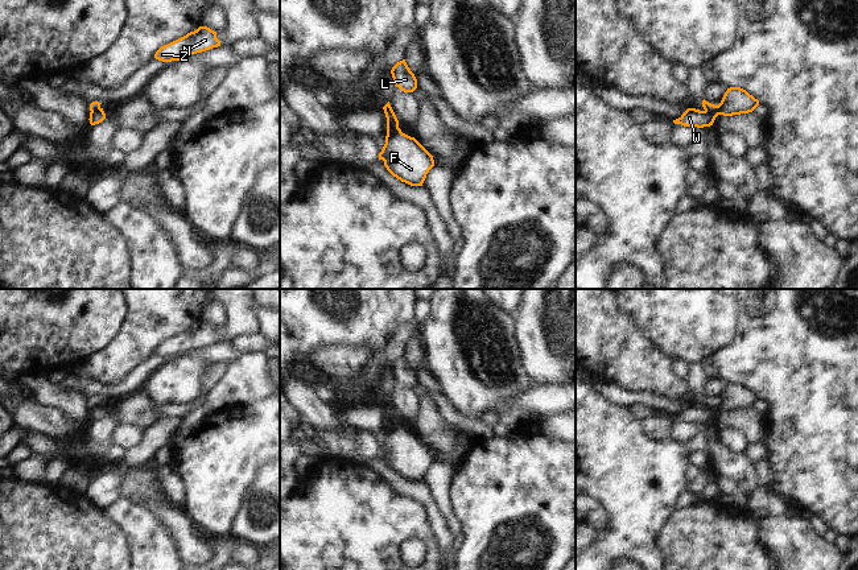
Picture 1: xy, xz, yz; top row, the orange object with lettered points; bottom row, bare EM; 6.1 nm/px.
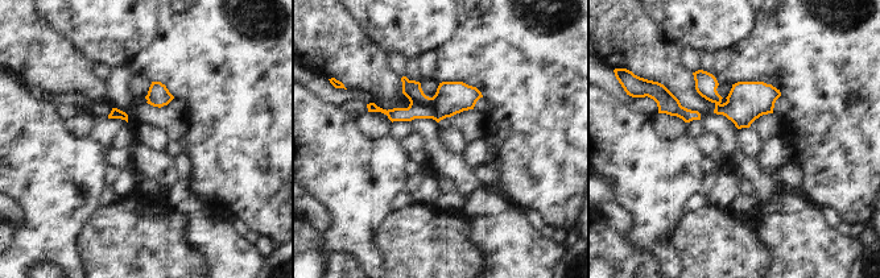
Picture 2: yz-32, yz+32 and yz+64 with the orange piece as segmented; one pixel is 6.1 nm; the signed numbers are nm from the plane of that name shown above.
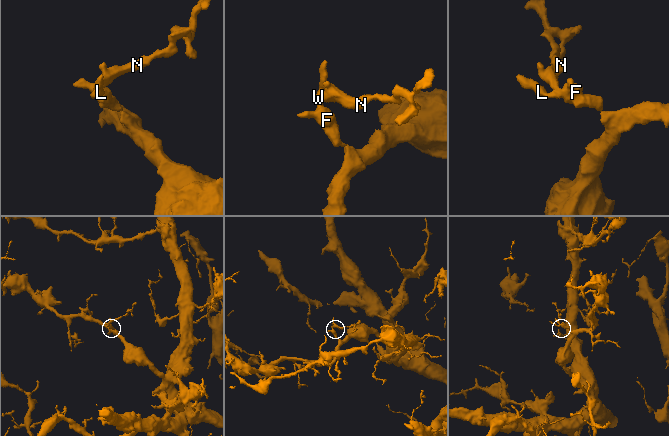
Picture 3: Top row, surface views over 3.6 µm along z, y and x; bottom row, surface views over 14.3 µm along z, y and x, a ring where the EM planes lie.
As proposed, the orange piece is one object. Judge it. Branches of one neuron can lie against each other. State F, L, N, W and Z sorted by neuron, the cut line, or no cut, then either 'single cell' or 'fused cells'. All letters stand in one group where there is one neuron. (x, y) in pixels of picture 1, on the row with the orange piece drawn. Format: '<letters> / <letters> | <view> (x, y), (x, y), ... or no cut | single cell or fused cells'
F L W / N Z | yz (717, 106), (714, 110), (705, 111) | fused cells

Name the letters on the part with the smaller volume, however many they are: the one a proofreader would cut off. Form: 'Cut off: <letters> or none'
Cut off: N, Z

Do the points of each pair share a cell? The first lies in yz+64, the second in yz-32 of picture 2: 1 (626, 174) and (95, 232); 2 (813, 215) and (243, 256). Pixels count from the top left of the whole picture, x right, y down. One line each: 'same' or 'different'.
1: different
2: same

